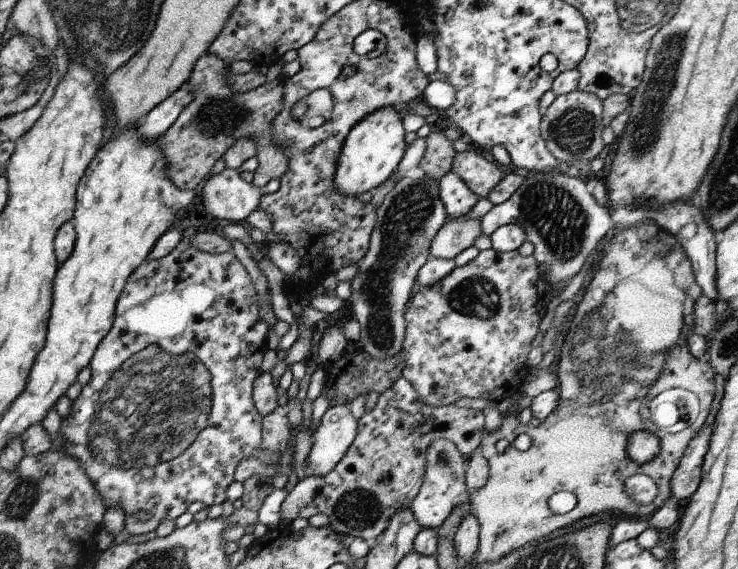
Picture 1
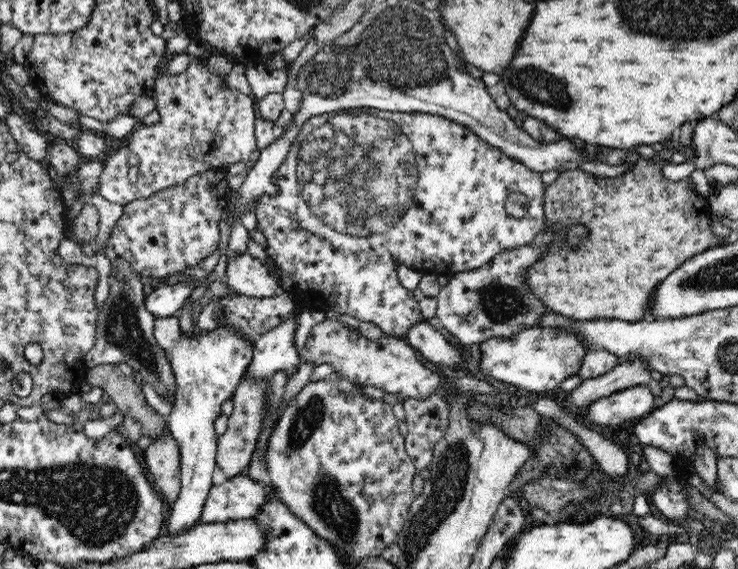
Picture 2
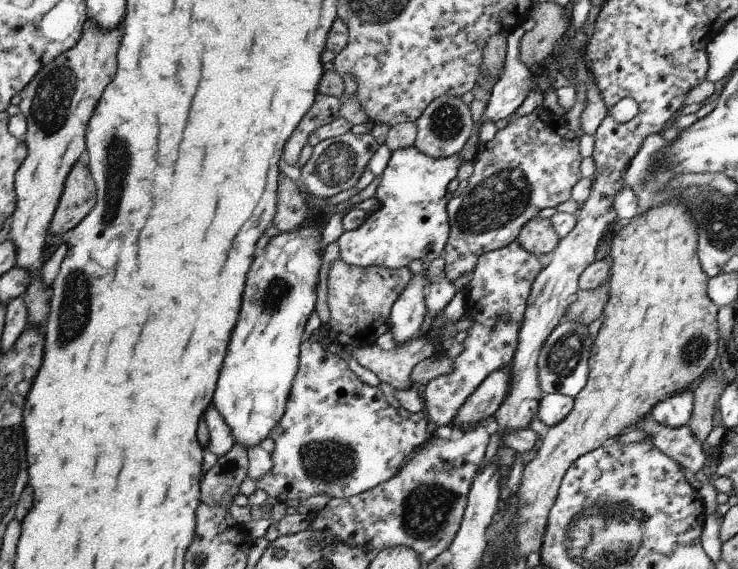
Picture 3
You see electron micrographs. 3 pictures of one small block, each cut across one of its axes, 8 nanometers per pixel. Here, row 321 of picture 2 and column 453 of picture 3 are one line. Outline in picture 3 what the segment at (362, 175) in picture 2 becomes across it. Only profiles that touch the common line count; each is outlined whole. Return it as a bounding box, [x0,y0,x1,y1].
[424,239,544,427]

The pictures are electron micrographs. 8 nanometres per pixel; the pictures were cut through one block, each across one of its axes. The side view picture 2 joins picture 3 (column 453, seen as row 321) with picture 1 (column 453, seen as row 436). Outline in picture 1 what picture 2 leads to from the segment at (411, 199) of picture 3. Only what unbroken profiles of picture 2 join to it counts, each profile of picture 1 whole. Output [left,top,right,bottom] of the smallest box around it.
[439,171,481,218]

